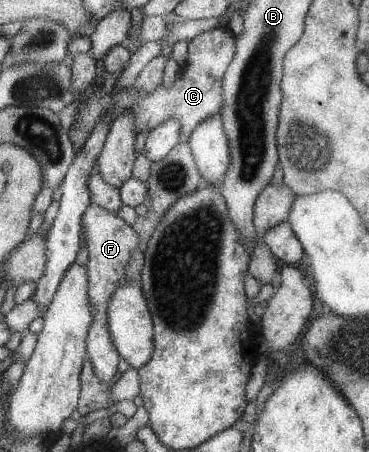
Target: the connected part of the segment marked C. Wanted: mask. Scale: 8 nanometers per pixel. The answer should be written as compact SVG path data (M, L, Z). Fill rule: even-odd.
M219 27L204 31L187 42L187 61L179 67L179 73L169 89L165 89L160 84L158 88L145 94L144 92L138 92L134 86L121 90L113 85L109 95L99 97L100 94L96 92L85 101L79 101L81 105L79 105L79 109L73 117L74 121L67 132L73 149L79 151L95 122L105 118L110 121L111 125L112 121L125 110L132 113L136 135L143 130L148 132L166 119L175 118L180 123L178 143L187 142L189 134L199 121L220 111L222 106L222 77L234 51L235 40L227 28ZM107 111L108 115L105 116L104 113Z

